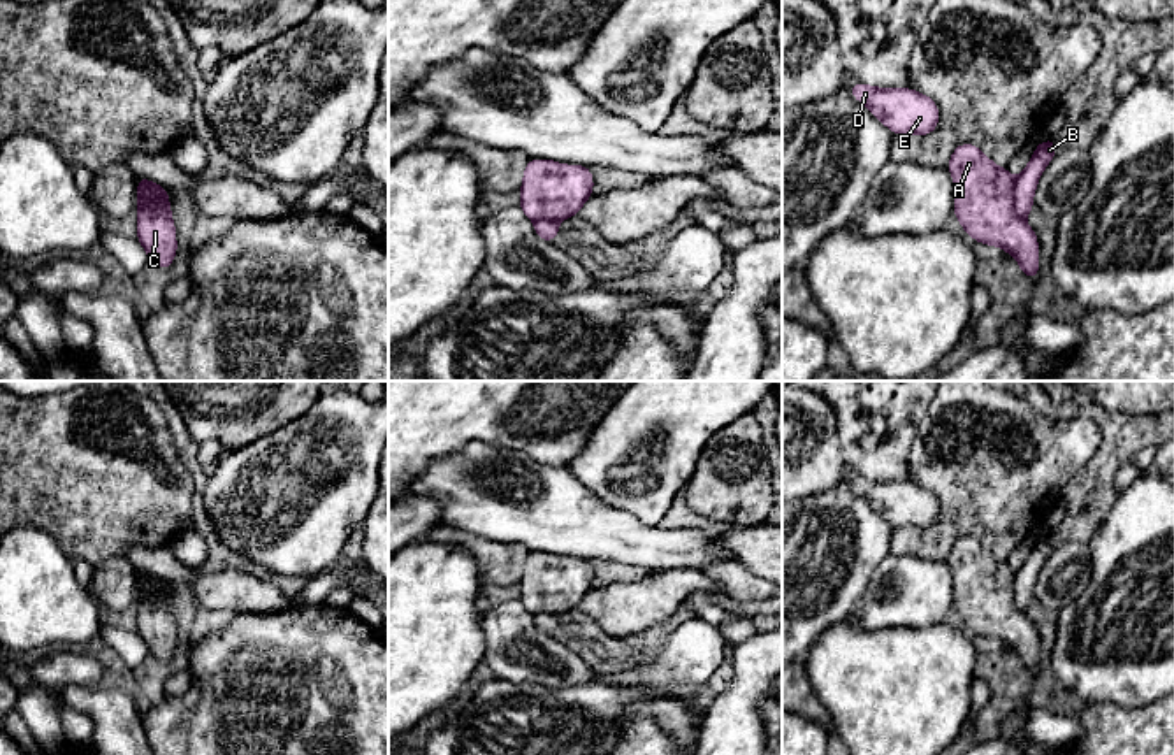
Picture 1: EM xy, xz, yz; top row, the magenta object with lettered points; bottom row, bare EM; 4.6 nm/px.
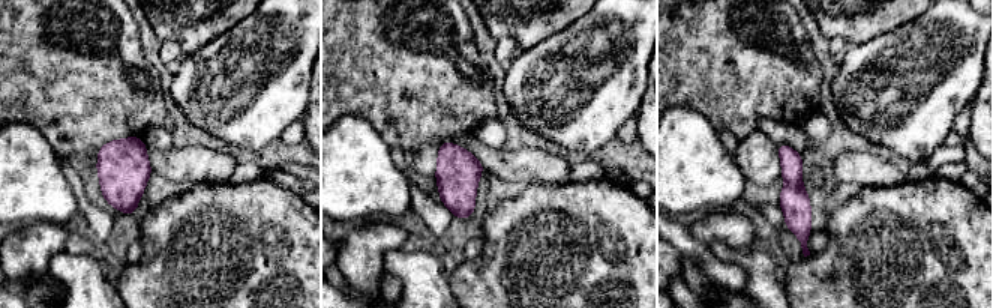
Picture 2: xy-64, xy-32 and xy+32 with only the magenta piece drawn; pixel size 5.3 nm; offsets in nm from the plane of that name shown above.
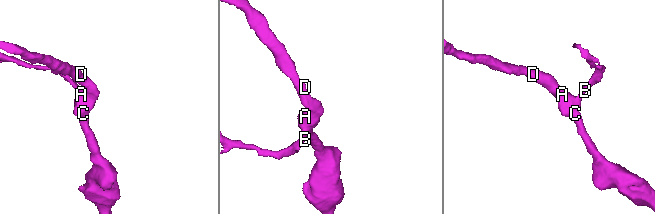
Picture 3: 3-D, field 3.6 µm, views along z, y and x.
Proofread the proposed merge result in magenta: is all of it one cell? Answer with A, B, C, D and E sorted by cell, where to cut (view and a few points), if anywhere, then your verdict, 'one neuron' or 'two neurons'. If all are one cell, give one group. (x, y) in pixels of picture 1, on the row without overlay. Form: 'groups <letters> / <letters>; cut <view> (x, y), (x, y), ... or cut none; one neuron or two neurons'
groups A C D E / B; cut xy (146, 575), (143, 590), (144, 599), (152, 604); two neurons

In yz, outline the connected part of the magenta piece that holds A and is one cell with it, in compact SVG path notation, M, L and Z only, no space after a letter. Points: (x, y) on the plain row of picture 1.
M958 537L947 557L954 576L953 608L967 629L1016 650L1025 669L1039 667L1039 636L1014 602L1016 572L995 558L975 537Z

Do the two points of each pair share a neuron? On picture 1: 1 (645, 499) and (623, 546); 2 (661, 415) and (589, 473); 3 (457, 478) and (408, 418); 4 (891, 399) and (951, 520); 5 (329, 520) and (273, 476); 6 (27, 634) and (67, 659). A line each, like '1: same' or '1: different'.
1: different
2: same
3: different
4: different
5: same
6: different

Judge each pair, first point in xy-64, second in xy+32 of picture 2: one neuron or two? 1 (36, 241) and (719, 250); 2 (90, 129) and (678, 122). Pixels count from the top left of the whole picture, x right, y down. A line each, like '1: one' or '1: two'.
1: two
2: two

